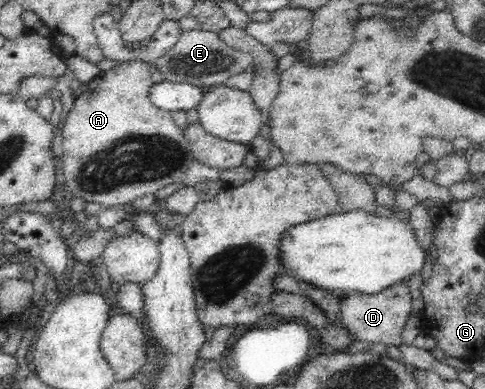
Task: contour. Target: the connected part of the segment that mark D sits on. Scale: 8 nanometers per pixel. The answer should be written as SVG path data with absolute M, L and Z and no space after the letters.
M403 282L393 284L375 295L349 292L347 298L343 298L340 308L339 321L351 333L351 337L371 346L383 343L398 348L402 344L401 333L405 323L411 316L412 296Z

